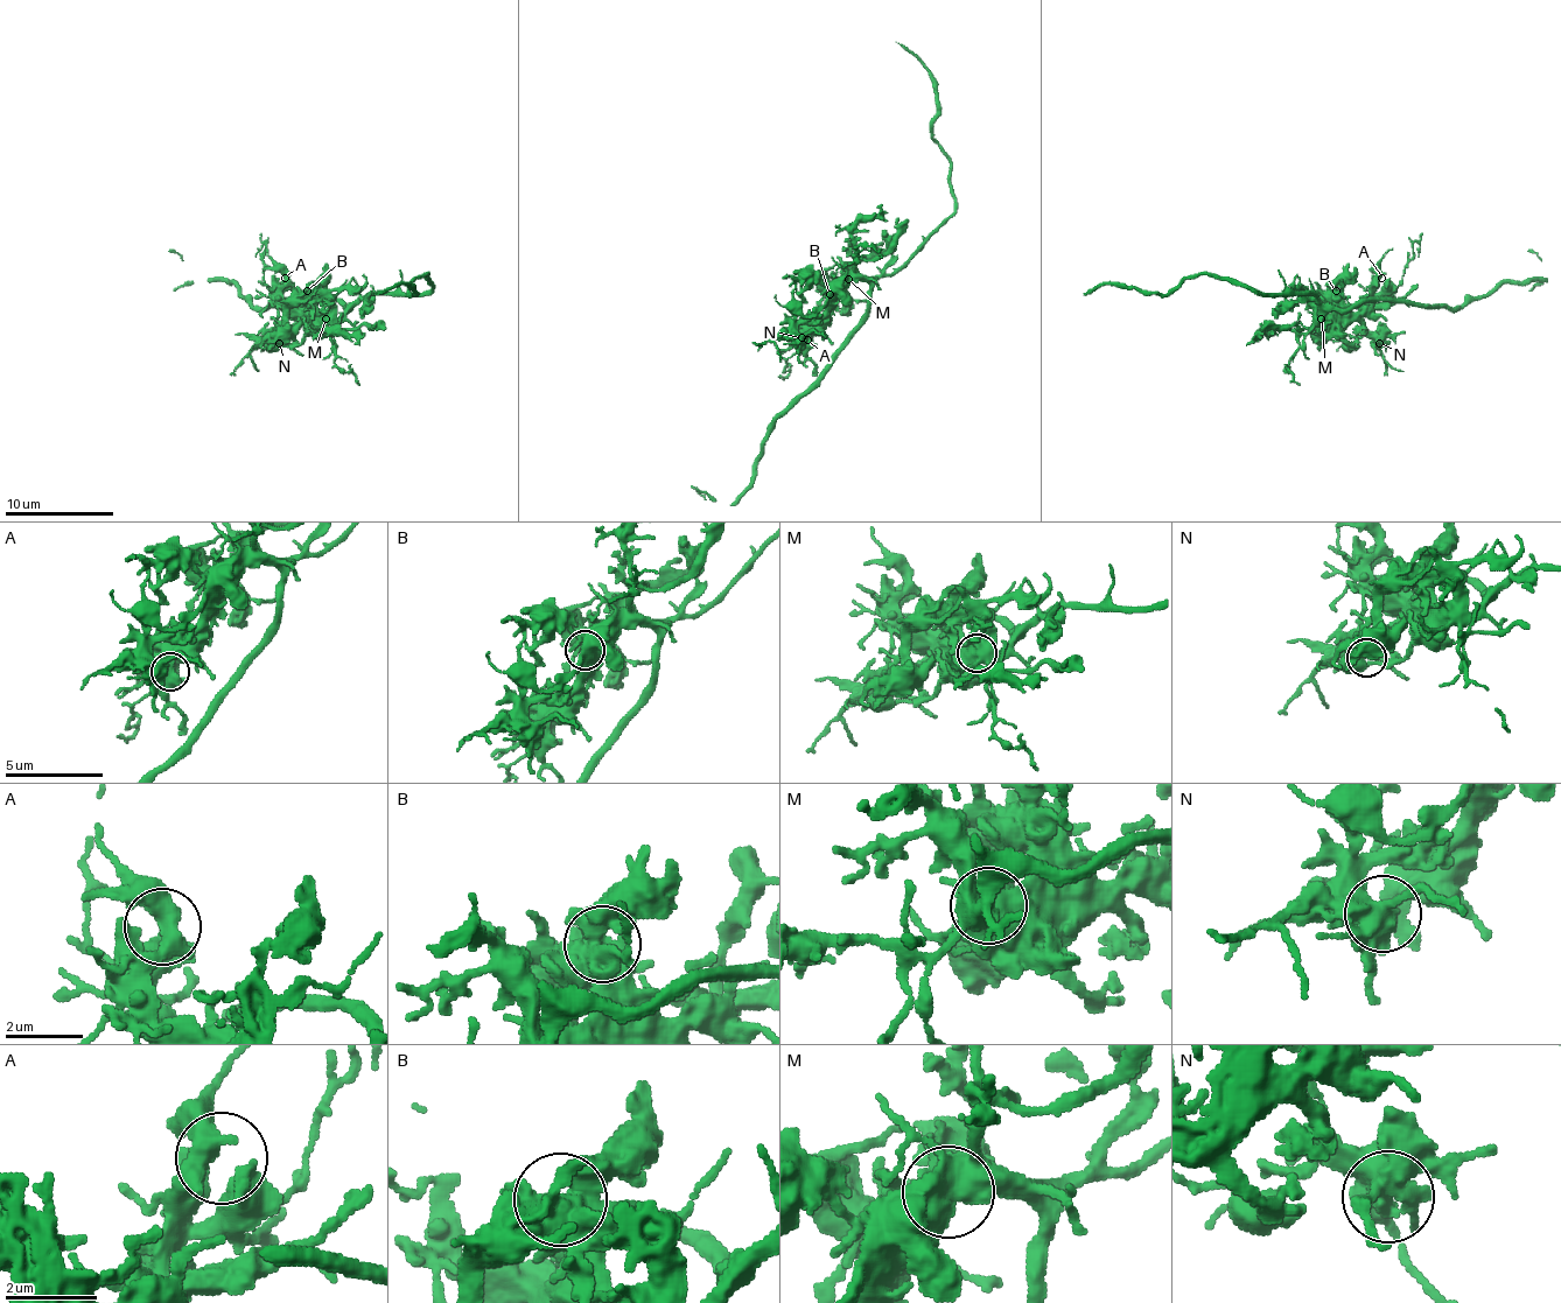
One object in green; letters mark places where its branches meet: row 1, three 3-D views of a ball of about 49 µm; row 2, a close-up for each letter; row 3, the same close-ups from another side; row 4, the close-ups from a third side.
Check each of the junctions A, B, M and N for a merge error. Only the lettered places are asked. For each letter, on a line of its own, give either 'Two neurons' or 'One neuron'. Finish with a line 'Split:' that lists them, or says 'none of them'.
A: One neuron
B: One neuron
M: One neuron
N: One neuron
Split: none of them

